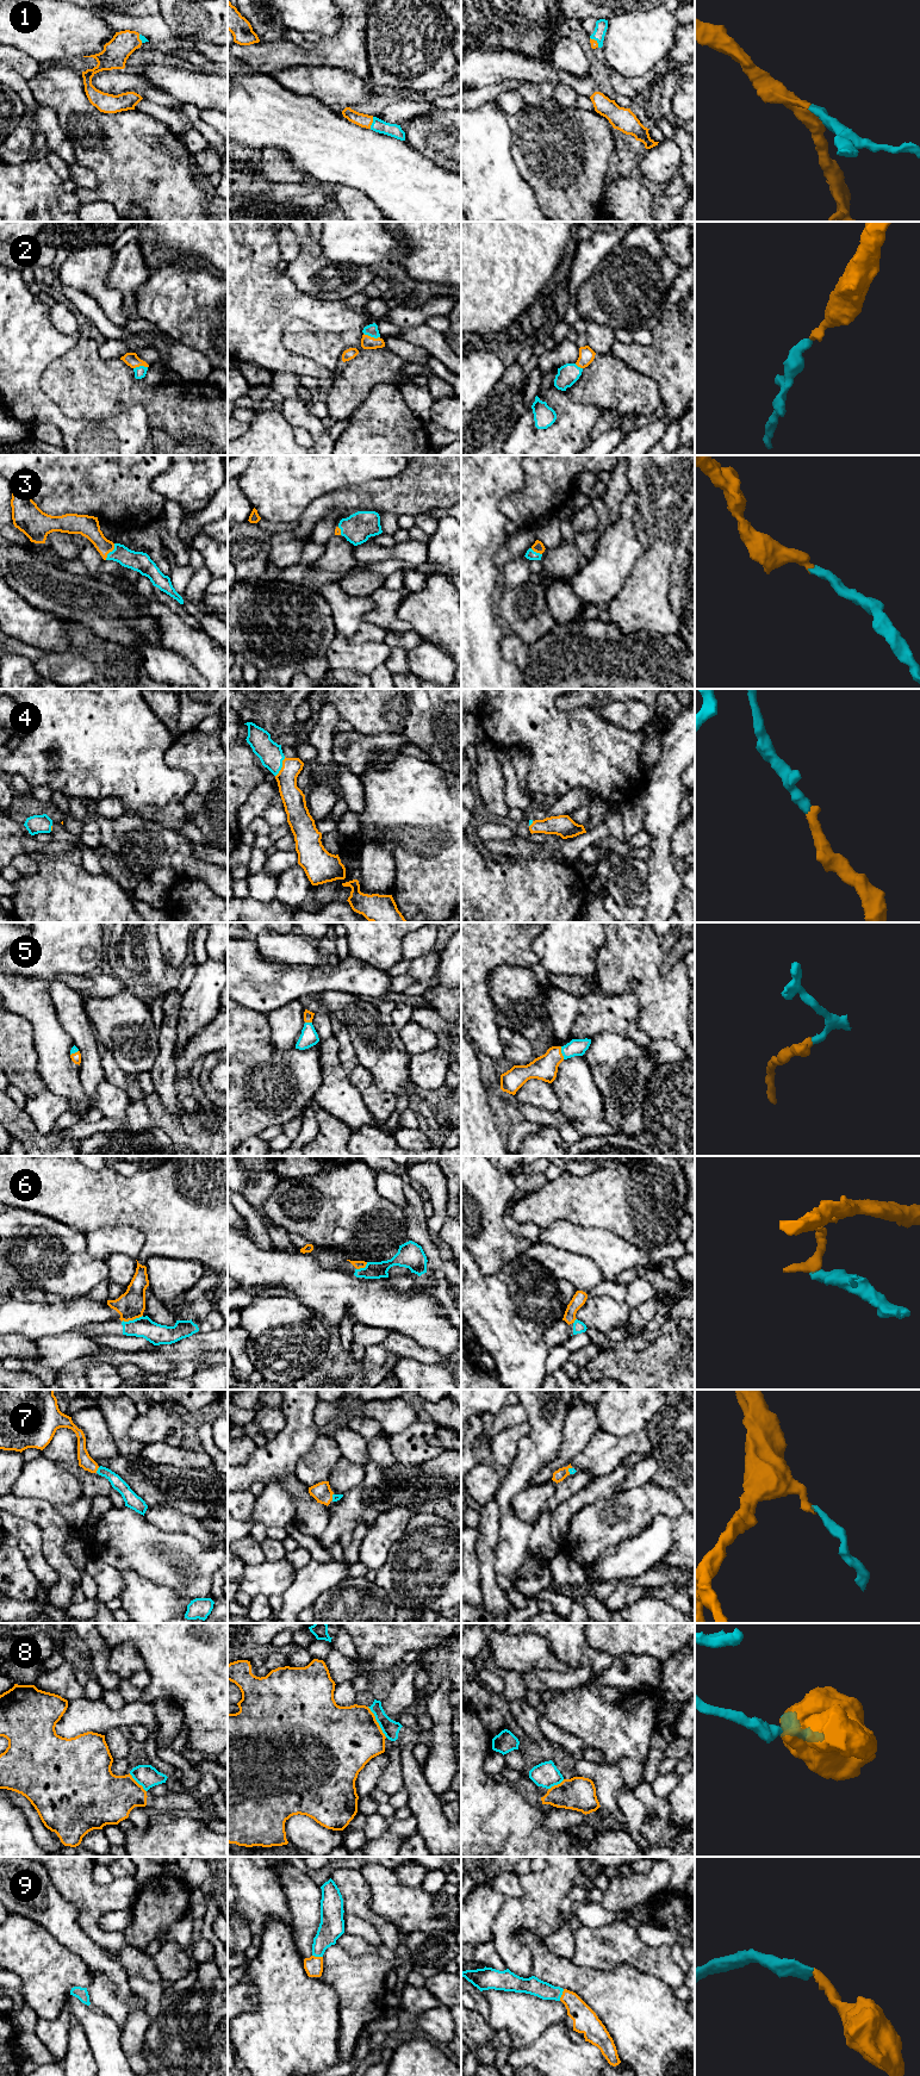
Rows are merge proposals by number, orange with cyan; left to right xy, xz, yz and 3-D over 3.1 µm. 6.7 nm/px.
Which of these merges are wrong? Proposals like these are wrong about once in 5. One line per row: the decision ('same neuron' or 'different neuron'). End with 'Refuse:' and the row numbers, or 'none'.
1: same neuron
2: same neuron
3: same neuron
4: same neuron
5: same neuron
6: different neuron
7: same neuron
8: different neuron
9: same neuron
Refuse: 6, 8

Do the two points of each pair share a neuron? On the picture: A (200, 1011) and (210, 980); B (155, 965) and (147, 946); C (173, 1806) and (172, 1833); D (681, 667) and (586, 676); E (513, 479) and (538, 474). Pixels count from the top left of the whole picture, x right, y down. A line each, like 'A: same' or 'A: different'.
A: same
B: same
C: different
D: same
E: different

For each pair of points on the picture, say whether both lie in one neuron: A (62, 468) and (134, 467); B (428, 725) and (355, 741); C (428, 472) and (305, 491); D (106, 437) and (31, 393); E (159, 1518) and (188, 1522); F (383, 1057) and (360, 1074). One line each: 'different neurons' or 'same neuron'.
A: same neuron
B: different neurons
C: different neurons
D: same neuron
E: same neuron
F: different neurons

